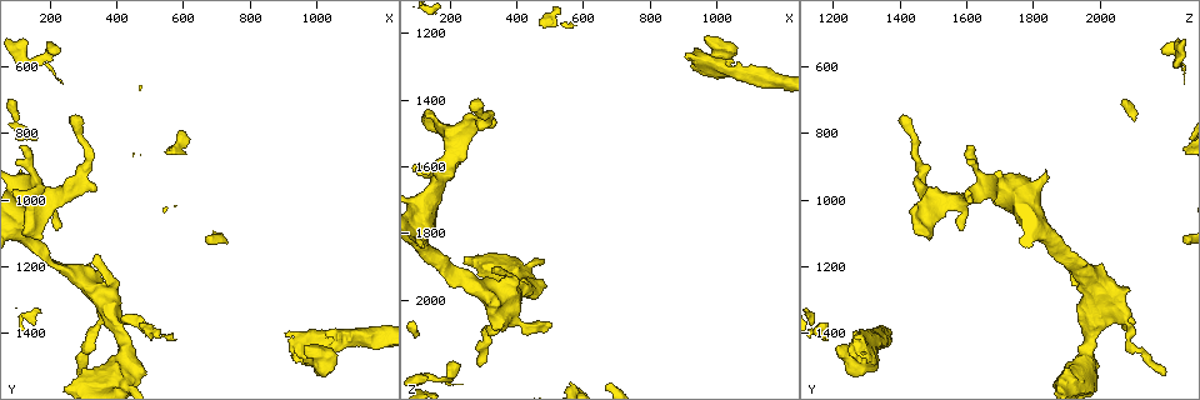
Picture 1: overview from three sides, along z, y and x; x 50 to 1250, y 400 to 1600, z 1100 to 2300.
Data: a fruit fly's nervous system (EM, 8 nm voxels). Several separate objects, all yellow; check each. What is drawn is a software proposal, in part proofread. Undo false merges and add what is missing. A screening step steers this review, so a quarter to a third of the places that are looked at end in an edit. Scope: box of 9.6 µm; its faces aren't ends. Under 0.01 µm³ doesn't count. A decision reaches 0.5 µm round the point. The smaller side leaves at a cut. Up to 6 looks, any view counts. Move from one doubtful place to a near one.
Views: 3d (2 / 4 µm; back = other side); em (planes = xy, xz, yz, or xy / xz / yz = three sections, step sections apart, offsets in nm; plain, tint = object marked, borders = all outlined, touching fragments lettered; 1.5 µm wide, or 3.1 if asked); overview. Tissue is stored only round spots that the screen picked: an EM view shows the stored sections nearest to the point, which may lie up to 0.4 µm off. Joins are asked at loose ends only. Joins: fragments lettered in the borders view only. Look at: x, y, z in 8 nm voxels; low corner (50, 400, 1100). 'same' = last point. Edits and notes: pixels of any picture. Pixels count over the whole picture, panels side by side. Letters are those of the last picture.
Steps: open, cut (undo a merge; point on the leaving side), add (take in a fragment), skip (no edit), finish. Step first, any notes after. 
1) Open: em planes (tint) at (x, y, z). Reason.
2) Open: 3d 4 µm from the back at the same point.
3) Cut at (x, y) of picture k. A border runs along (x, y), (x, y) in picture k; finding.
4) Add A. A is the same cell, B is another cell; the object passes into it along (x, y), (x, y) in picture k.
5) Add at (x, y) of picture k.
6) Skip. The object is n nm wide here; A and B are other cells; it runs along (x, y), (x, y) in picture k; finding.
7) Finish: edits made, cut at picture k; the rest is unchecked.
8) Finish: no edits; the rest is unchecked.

Open: em planes (borders) at (280, 740, 1410). End of a long branch.

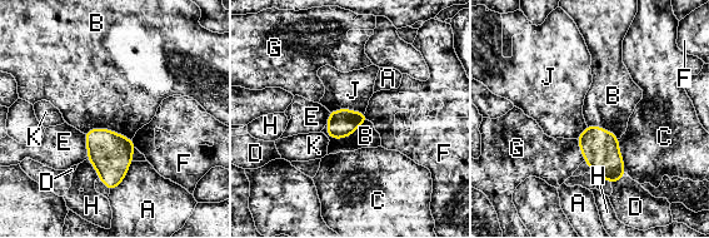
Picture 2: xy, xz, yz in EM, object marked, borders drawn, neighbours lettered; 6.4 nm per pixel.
Skip. The object is 130 nm wide here; A, B, C, D, E, F, G, H, J and K are other cells; a border runs along (368, 120), (346, 137), (325, 132) in picture 2; no lettered fragment goes on from it.

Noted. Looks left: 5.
Open: 3d 4 µm at (500, 1390, 2080). An open end.

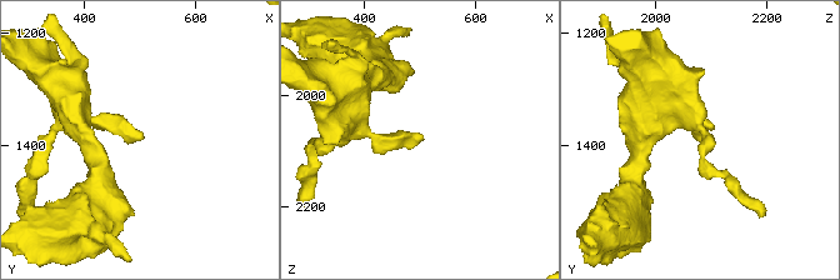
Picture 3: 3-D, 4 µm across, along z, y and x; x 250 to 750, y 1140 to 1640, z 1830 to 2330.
Open: em planes (borders) at (500, 1385, 2085). Shape alone is not enough.

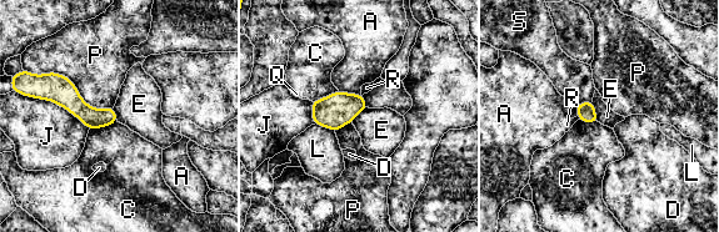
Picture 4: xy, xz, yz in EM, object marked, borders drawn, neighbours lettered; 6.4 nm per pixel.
Skip. A, C, D, E, J, L, P, Q, R and S are other cells; it runs along (55, 77), (89, 116), (113, 119) in picture 4; no lettered fragment goes on from it.

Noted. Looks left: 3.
Open: 3d 4 µm at (280, 1530, 2190). Tapers out.

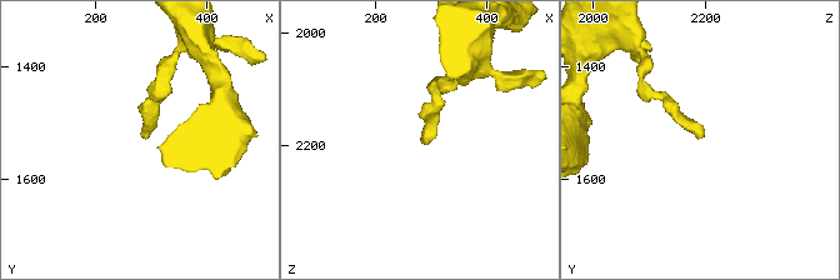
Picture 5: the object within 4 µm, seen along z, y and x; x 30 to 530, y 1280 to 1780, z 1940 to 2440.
Open: em planes (tint) at (285, 1525, 2195).

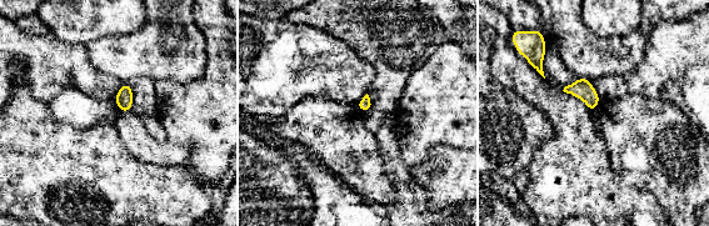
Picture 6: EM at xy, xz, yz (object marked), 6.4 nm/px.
Open: em planes (borders) at the same point.

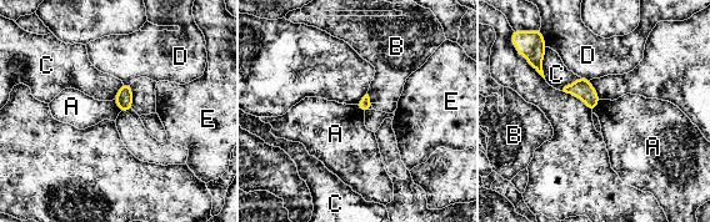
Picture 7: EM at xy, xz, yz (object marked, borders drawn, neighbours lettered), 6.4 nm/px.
Skip. A, B, C, D and E are other cells; a border runs along (600, 100), (593, 112) in picture 7; none of them fits.

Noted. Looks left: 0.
Finish: no edits; the rest is unchecked.

